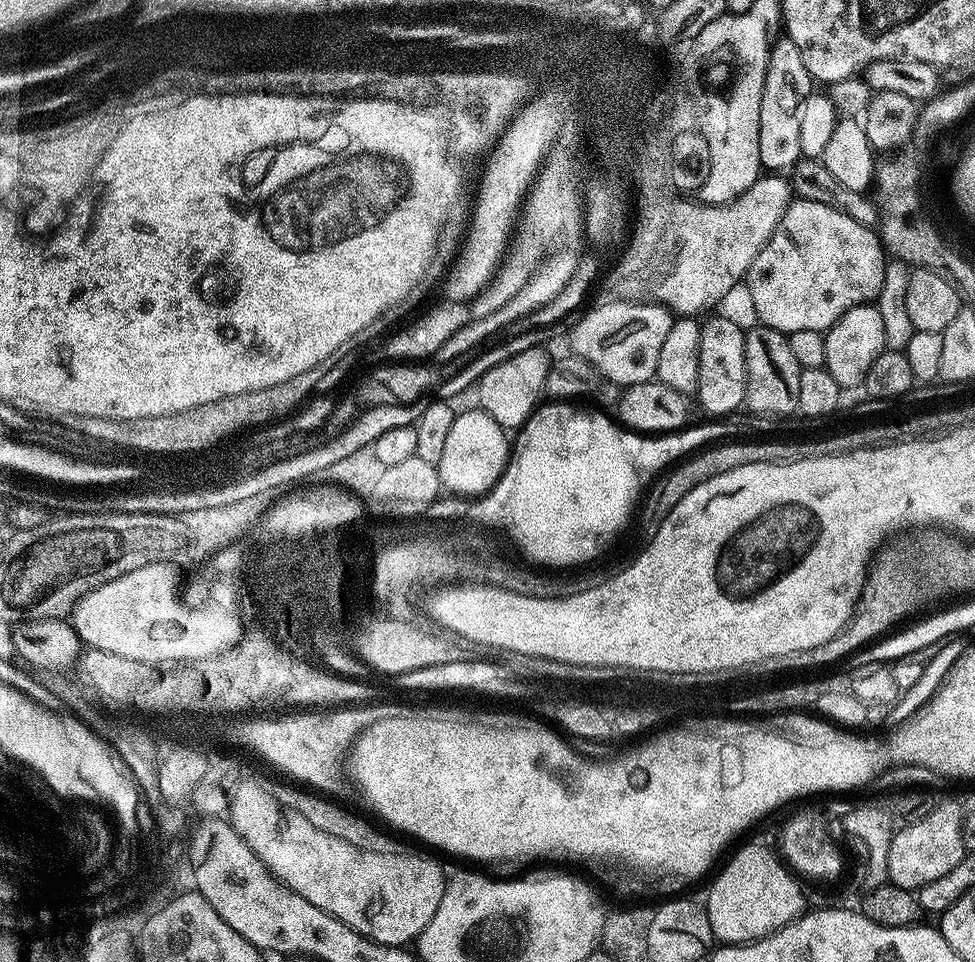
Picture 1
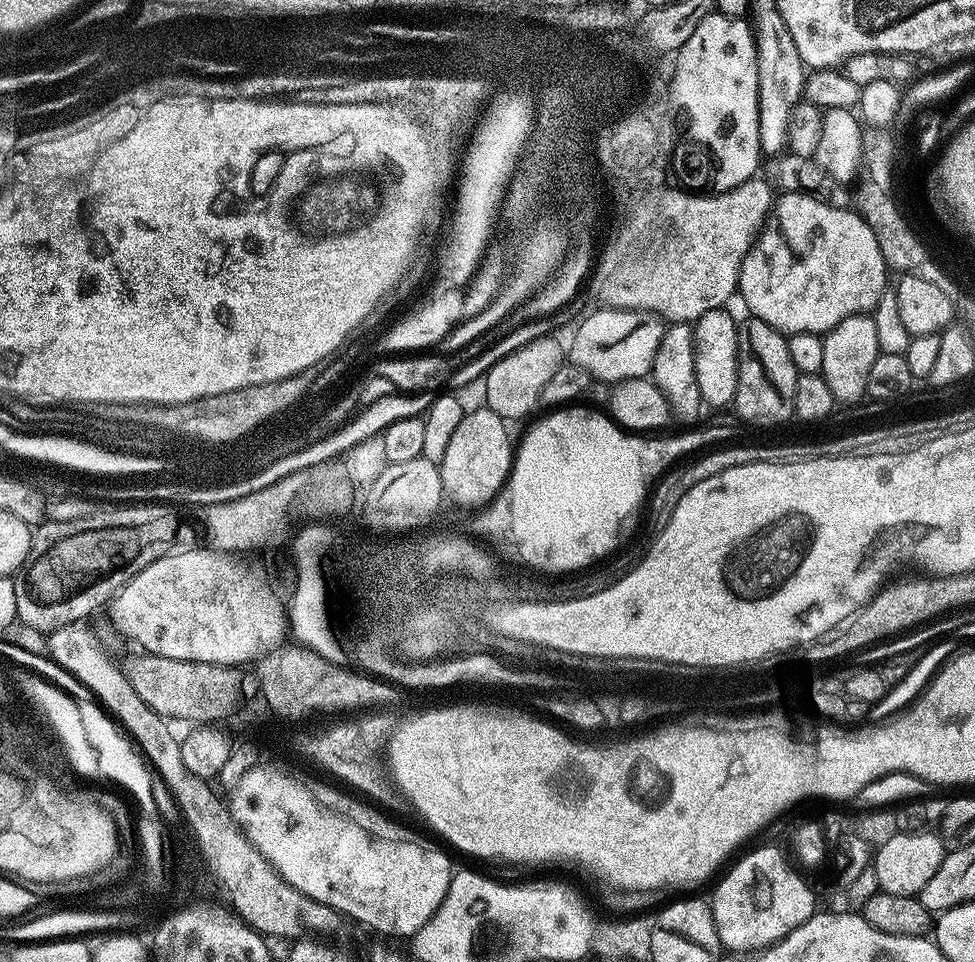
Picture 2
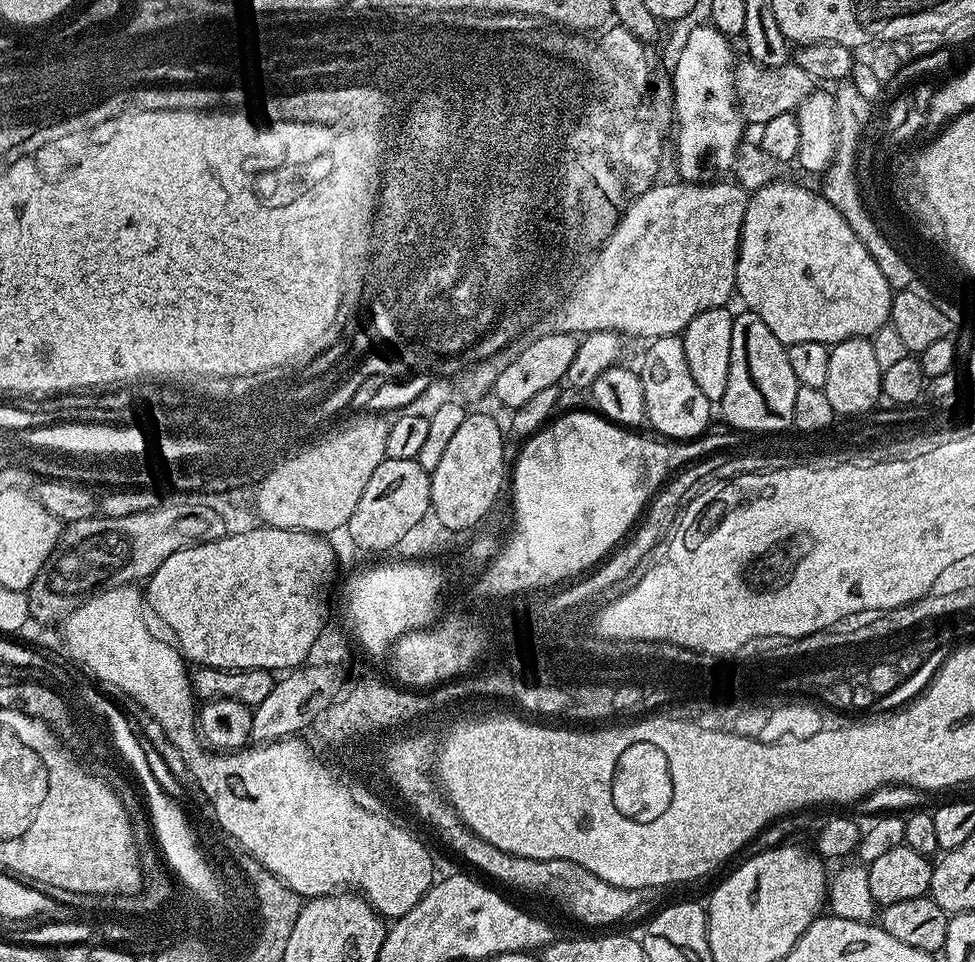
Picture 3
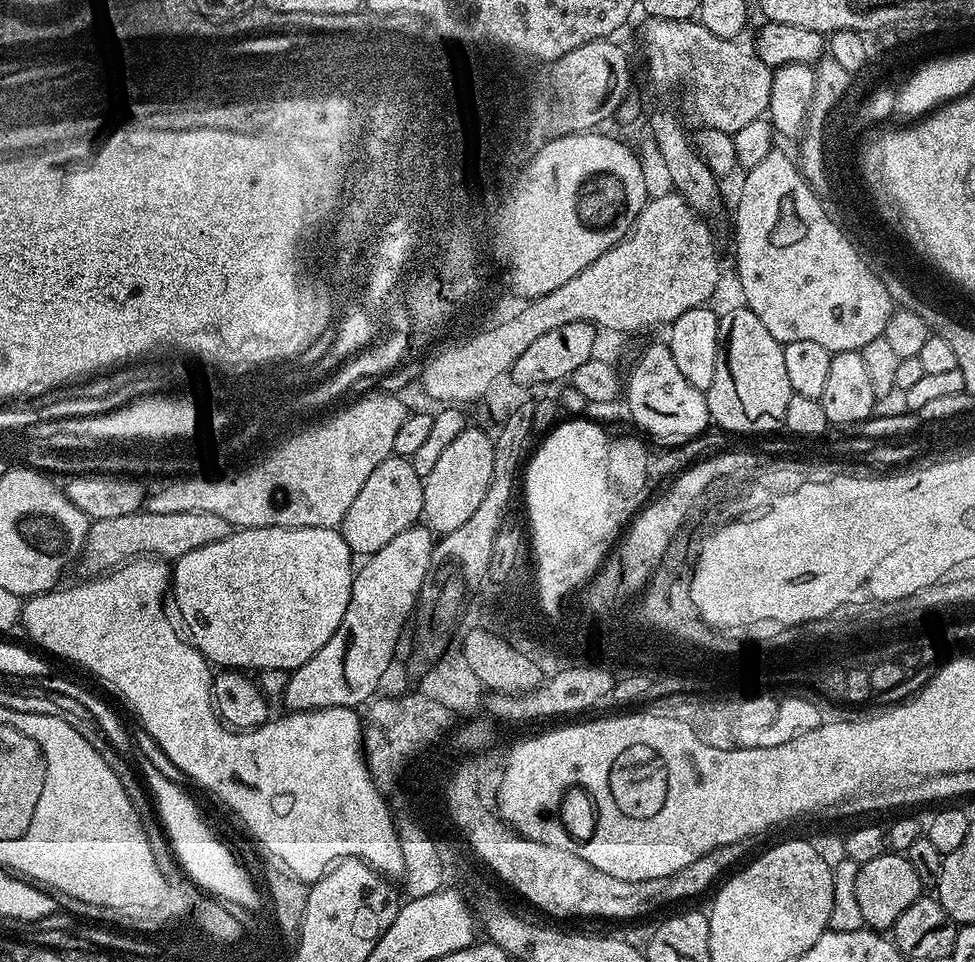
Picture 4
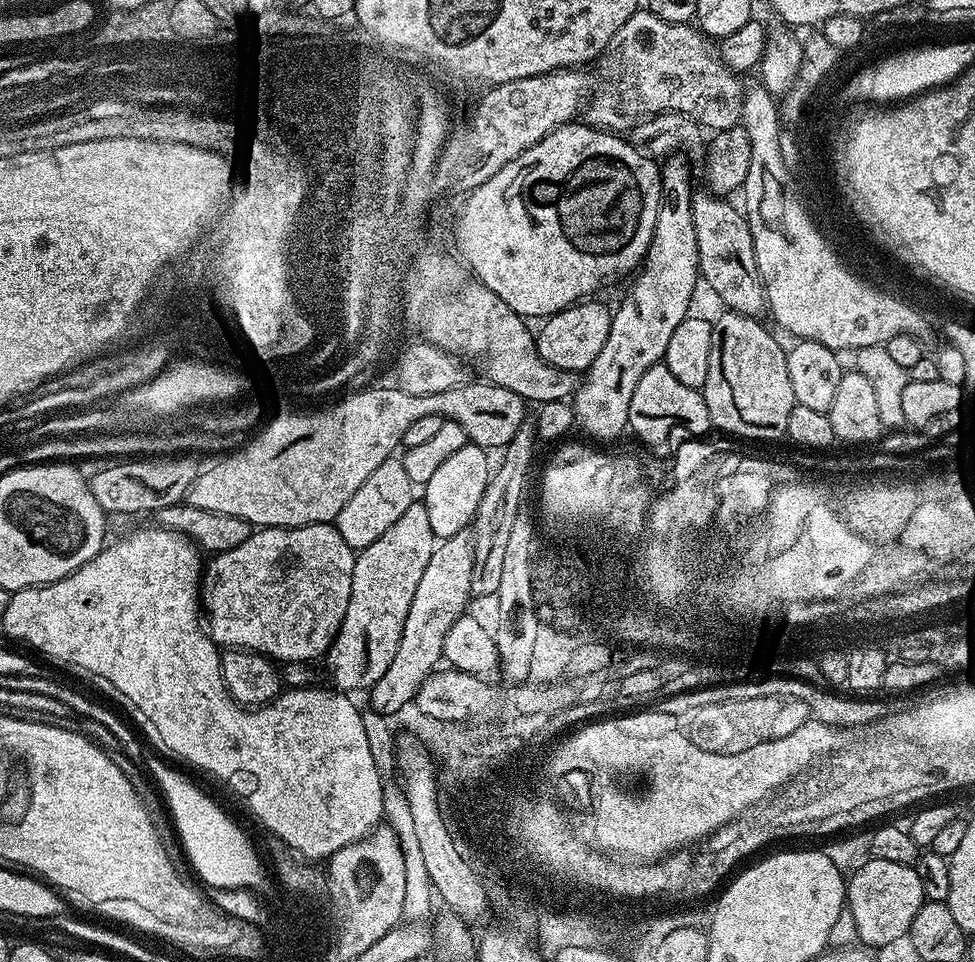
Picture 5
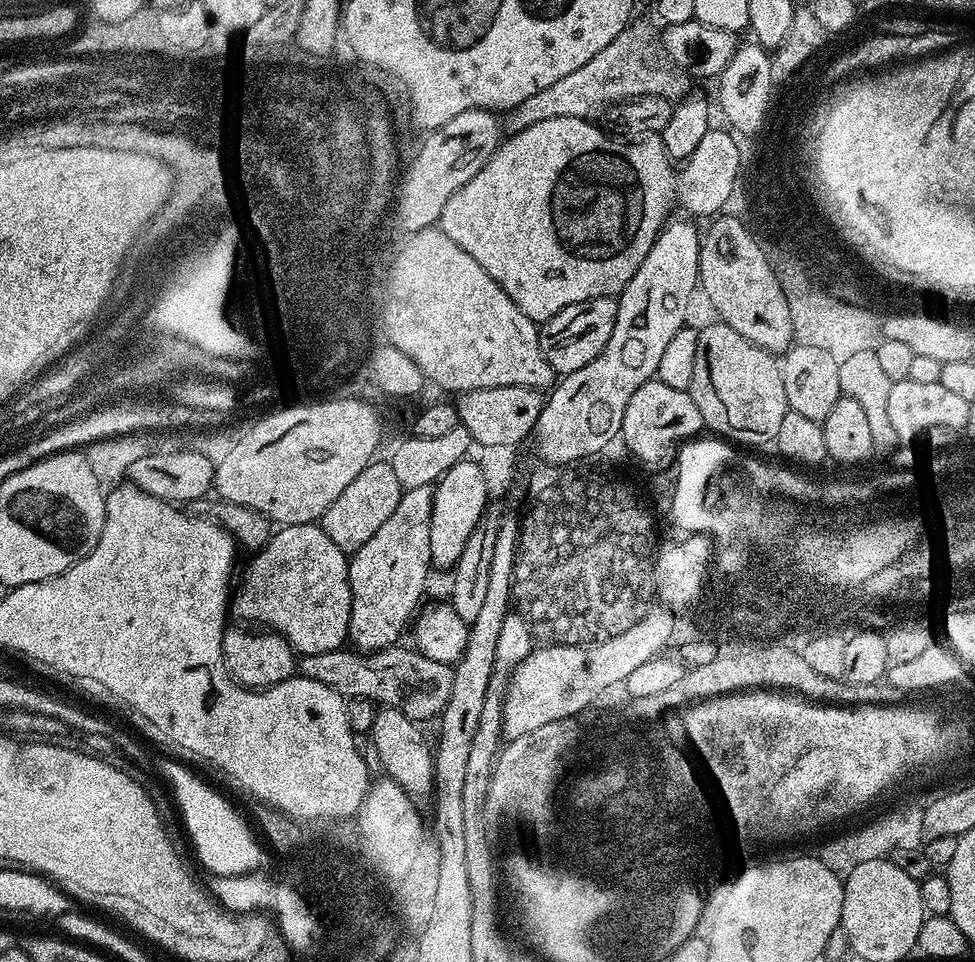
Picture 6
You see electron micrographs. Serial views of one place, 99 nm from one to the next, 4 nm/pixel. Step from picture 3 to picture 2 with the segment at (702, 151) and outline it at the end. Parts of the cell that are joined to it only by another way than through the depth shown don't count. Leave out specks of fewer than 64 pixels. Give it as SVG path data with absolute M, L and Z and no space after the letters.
M715 11L702 21L702 26L684 48L682 58L676 58L680 62L680 74L669 81L668 86L674 89L670 102L680 115L686 102L686 108L692 110L692 118L688 118L690 132L698 140L708 142L710 148L712 144L722 146L722 152L718 152L722 156L740 156L744 162L744 176L751 181L762 162L758 138L757 50L751 25L745 19L726 18Z

